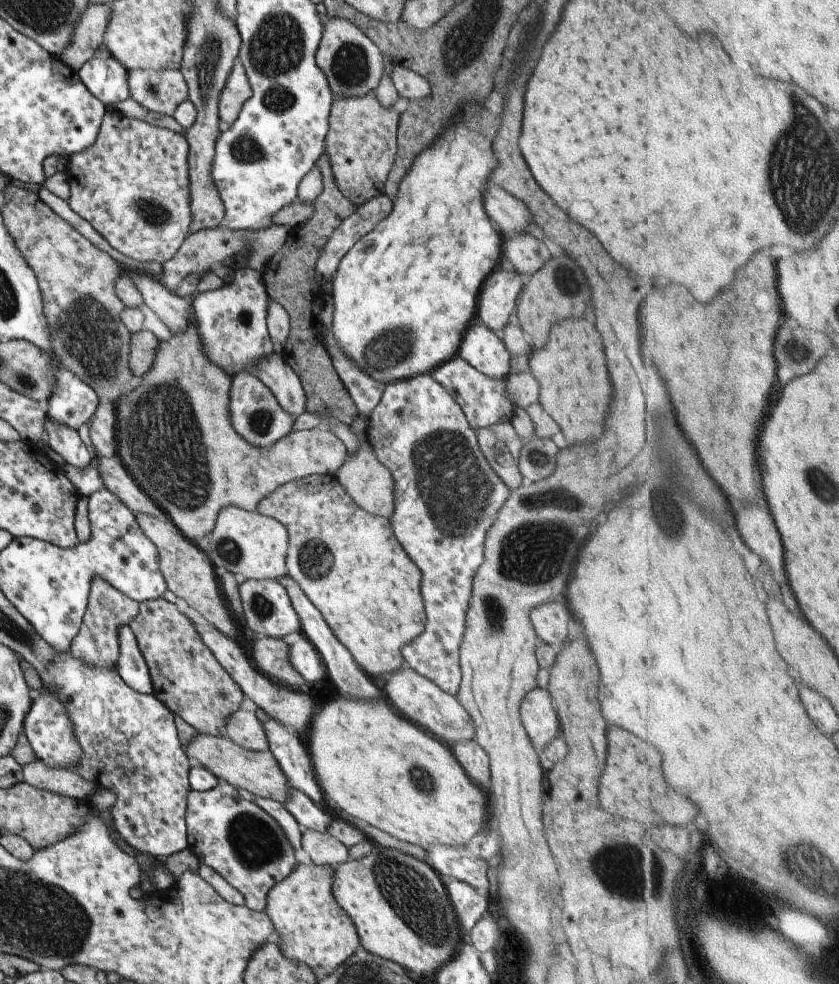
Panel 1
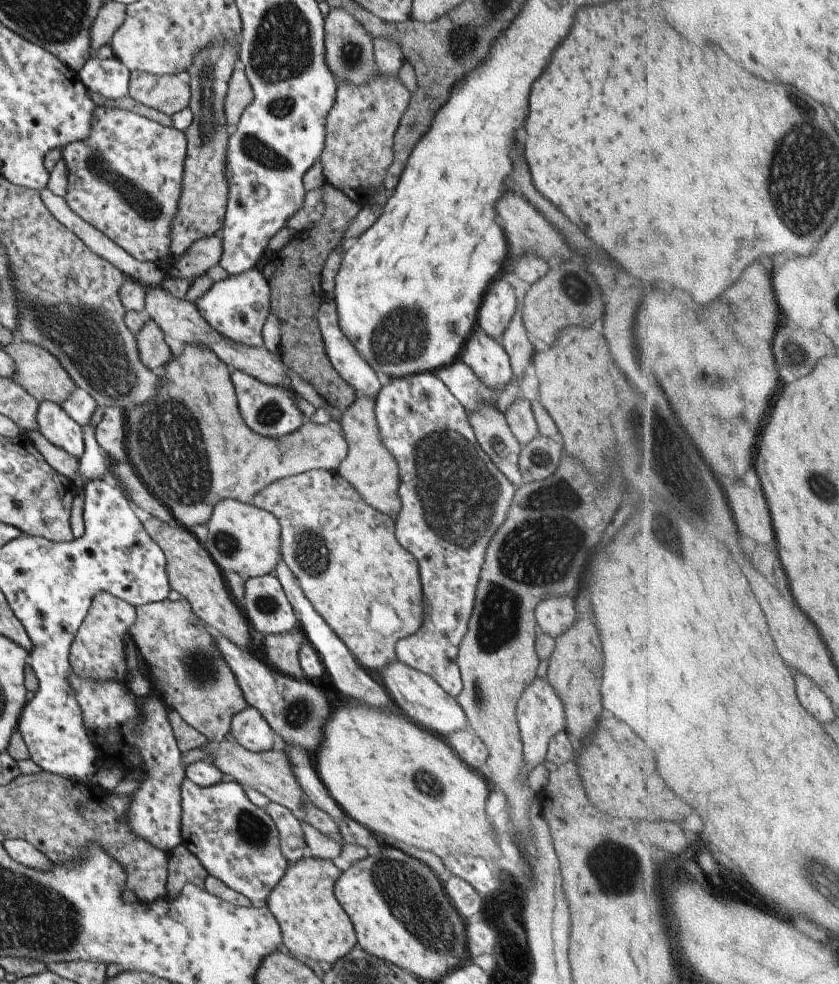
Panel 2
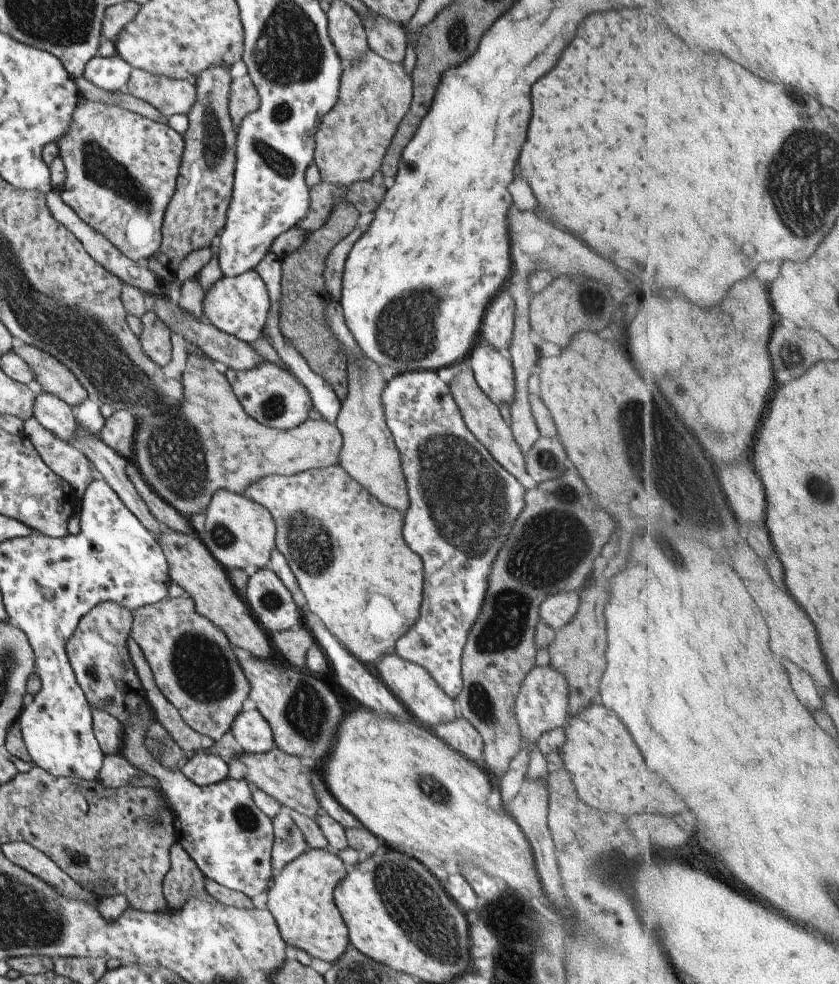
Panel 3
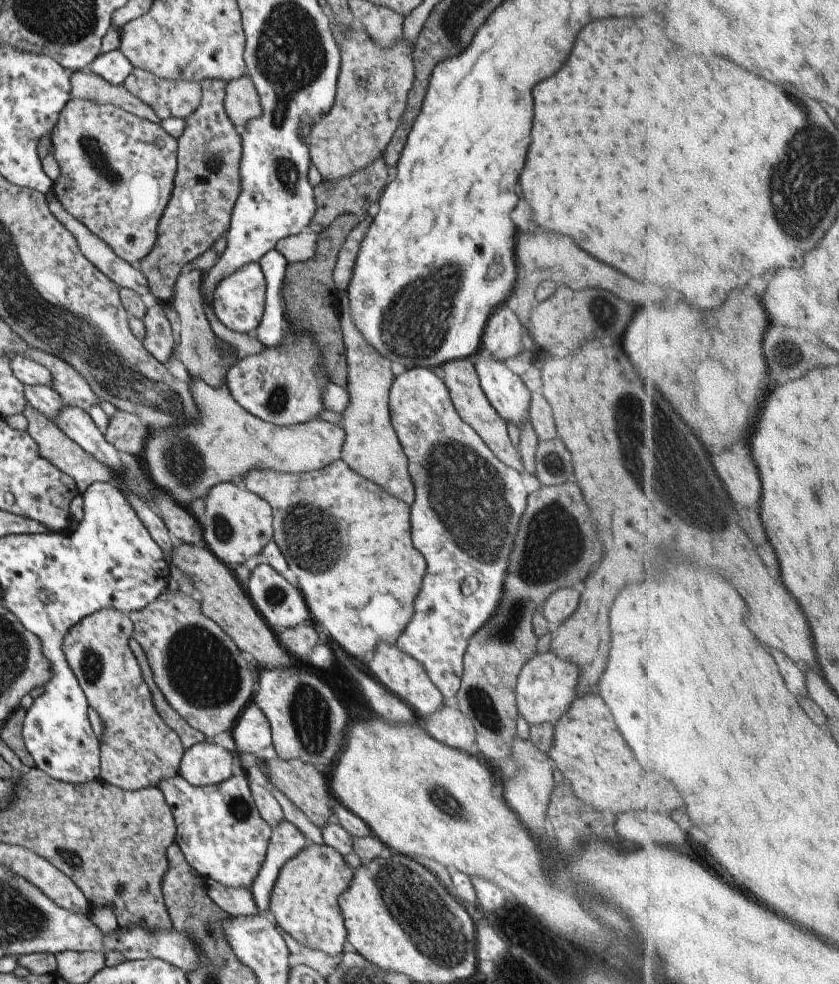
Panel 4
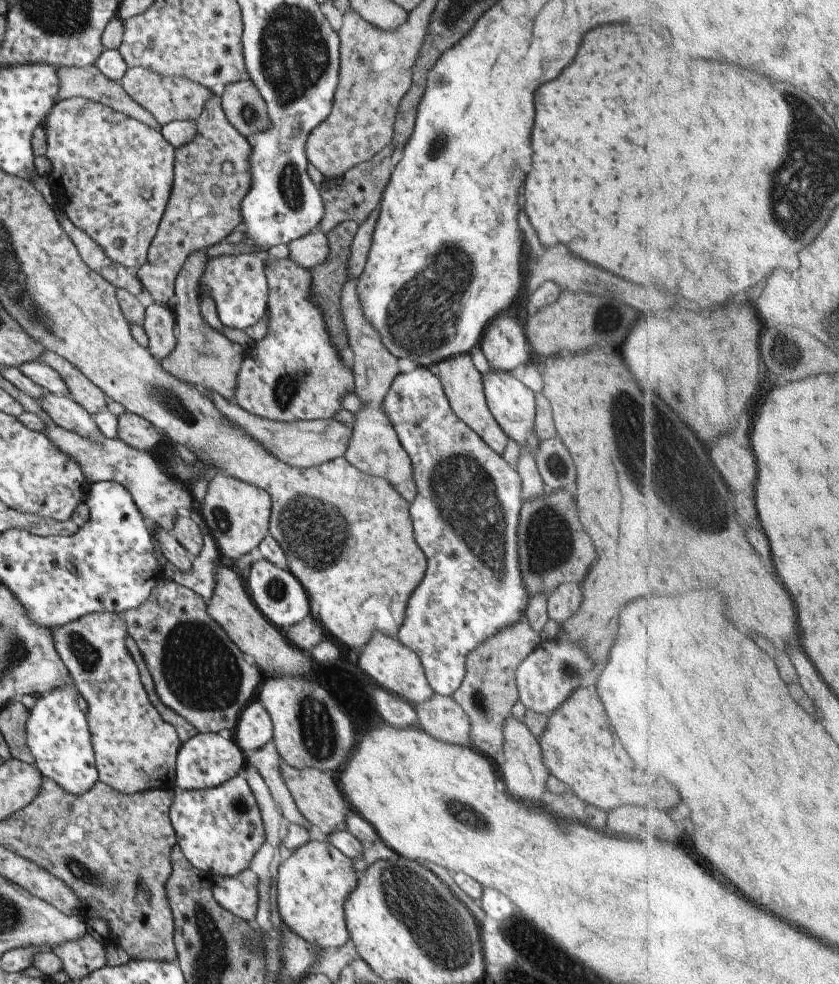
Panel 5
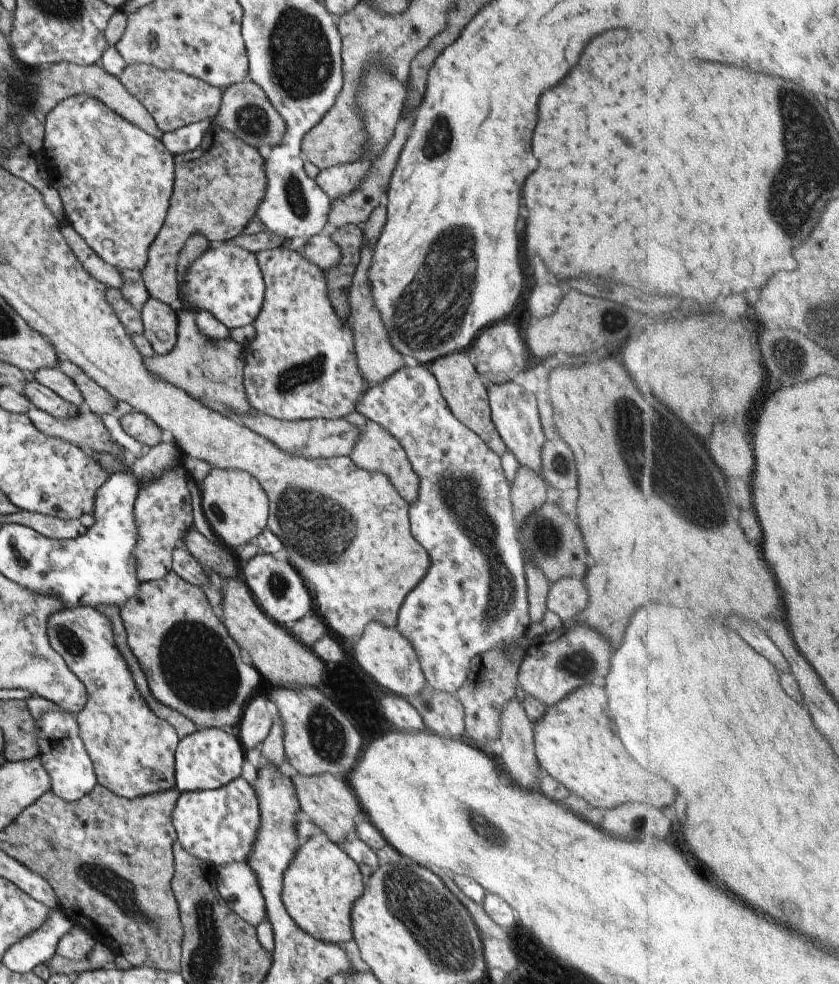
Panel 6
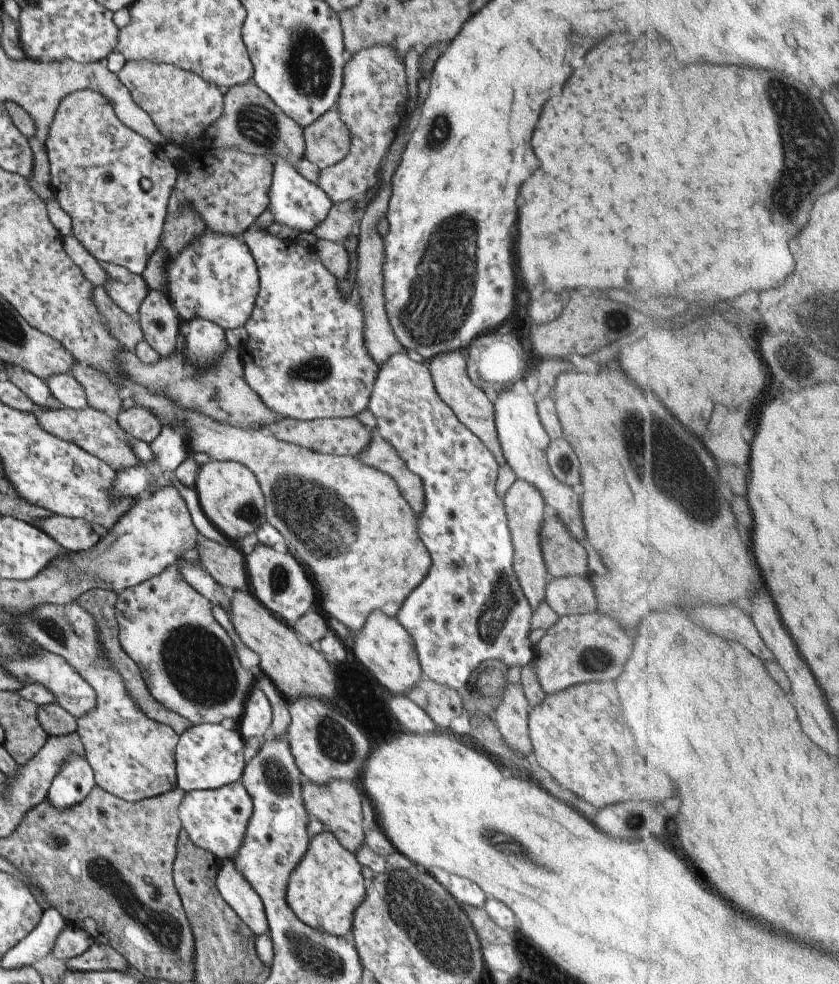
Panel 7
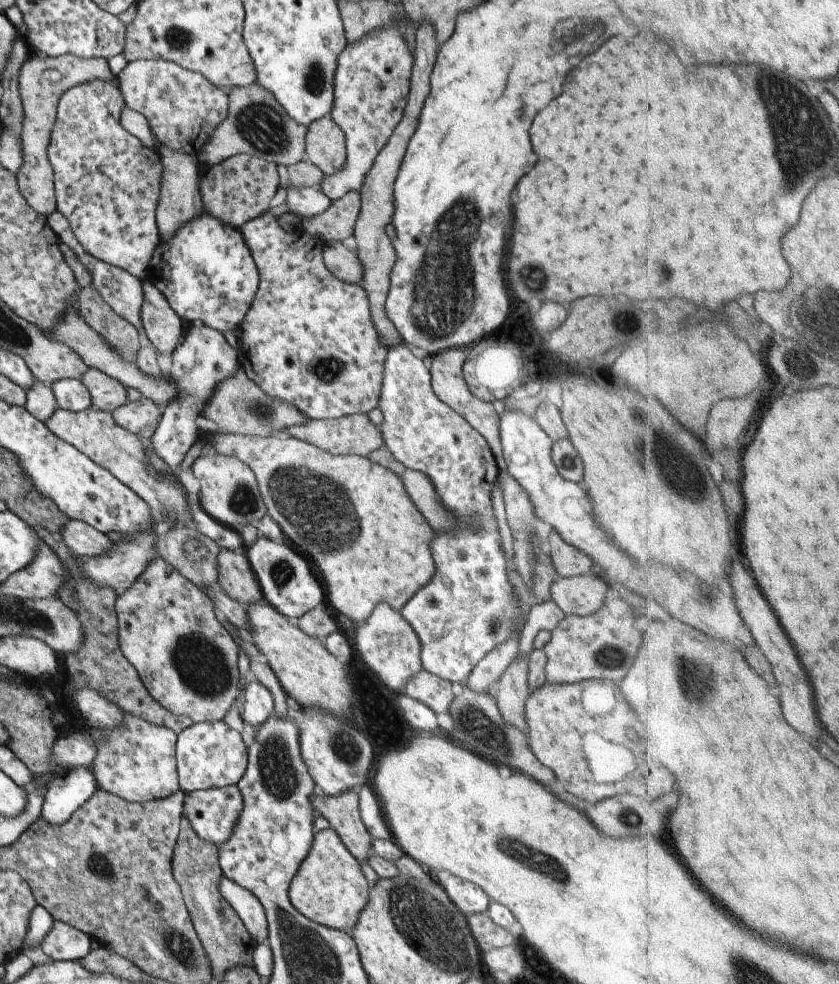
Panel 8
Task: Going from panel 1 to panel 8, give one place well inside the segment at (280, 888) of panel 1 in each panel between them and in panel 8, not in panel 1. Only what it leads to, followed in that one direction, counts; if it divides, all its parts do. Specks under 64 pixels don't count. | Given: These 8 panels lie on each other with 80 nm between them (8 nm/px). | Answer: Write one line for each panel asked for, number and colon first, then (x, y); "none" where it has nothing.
2: (312, 924)
3: (300, 900)
4: (304, 899)
5: (310, 884)
6: (320, 884)
7: (325, 887)
8: (329, 888)

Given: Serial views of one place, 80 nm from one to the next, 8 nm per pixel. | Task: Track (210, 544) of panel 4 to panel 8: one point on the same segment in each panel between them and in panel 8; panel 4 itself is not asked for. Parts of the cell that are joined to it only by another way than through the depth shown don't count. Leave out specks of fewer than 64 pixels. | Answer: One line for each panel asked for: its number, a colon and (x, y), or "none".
5: (236, 514)
6: (235, 507)
7: (228, 494)
8: (229, 493)

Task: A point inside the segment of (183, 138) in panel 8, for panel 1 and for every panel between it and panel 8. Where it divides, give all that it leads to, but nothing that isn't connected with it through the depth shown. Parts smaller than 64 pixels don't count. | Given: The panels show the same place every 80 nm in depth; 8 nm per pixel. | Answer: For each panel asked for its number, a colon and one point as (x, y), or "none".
1: (160, 91)
2: (168, 94)
3: (169, 96)
4: (178, 98)
5: (168, 99)
6: (174, 99)
7: (181, 105)

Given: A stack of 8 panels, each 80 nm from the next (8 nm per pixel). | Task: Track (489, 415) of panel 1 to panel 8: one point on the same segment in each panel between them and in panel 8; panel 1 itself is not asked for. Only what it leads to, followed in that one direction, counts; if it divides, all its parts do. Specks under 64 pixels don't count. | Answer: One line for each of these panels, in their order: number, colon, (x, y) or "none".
2: (453, 498)
3: (462, 503)
4: (467, 504)
5: (464, 516)
6: (473, 597)
7: (469, 608)
8: (466, 608)

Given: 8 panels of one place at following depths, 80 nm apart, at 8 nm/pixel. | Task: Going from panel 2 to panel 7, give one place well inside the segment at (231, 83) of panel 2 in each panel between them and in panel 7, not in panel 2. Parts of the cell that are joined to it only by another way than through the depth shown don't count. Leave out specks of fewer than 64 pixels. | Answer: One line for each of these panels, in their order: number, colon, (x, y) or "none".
3: (242, 99)
4: (240, 102)
5: (245, 110)
6: (245, 111)
7: (251, 122)

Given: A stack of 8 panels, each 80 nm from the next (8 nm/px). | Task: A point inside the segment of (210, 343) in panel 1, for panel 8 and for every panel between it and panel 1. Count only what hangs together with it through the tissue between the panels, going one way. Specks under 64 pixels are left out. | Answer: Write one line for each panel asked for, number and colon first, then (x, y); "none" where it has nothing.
2: (236, 307)
3: (238, 305)
4: (239, 298)
5: (236, 283)
6: (225, 280)
7: (214, 277)
8: (205, 271)

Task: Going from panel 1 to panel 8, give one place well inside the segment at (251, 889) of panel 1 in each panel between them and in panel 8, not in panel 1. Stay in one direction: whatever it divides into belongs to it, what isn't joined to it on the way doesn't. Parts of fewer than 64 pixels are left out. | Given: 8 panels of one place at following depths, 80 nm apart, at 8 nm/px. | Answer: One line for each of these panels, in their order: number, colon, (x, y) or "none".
2: (236, 842)
3: (229, 839)
4: (219, 831)
5: (218, 830)
6: (218, 826)
7: (214, 819)
8: (211, 813)

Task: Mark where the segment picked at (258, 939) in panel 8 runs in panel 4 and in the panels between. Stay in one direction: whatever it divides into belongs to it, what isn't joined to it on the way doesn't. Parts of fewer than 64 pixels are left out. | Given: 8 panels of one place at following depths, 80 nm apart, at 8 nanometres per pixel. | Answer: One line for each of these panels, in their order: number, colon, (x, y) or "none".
4: (236, 901)
5: (238, 894)
6: (235, 883)
7: (239, 895)

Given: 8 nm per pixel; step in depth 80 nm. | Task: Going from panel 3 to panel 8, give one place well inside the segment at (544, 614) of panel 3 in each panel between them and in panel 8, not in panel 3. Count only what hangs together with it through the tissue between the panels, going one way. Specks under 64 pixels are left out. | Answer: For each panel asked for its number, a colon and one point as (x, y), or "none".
4: (562, 602)
5: (565, 598)
6: (567, 597)
7: (572, 595)
8: (581, 595)

